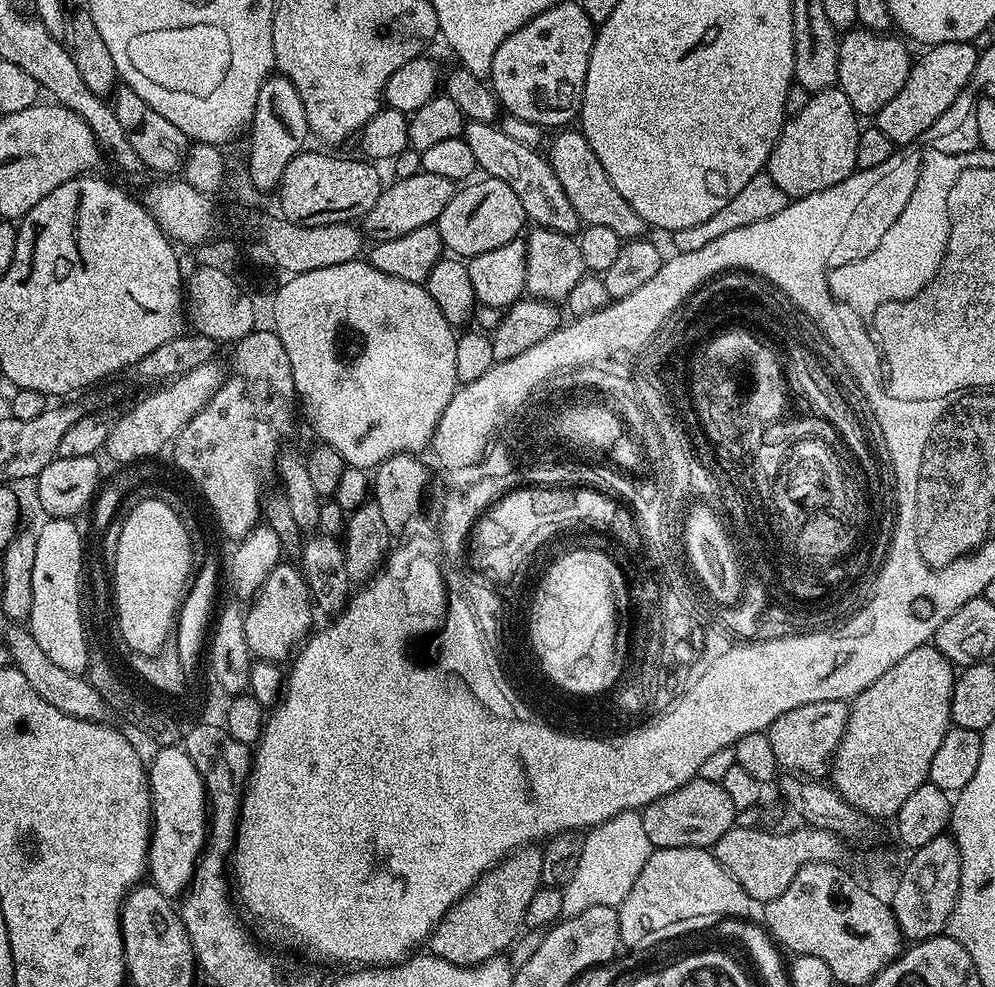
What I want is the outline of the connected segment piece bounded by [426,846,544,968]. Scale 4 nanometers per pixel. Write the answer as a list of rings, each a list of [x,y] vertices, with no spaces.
[[[536,846],[511,852],[436,923],[435,930],[426,941],[427,951],[459,968],[473,968],[475,964],[507,953],[524,924],[530,898],[534,898],[542,886],[543,857],[543,851]]]

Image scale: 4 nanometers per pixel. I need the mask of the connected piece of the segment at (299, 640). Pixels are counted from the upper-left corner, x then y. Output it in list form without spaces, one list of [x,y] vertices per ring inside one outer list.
[[[281,562],[274,570],[270,570],[270,578],[266,578],[266,582],[260,586],[259,592],[249,604],[244,613],[246,645],[256,660],[284,662],[286,659],[285,661],[287,661],[313,631],[312,612],[314,613],[314,605],[312,595],[308,593],[304,577],[295,563]]]

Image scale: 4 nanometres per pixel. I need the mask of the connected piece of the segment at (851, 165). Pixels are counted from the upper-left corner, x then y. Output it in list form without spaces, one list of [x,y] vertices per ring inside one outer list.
[[[839,86],[813,92],[804,109],[785,119],[776,148],[766,165],[768,176],[774,178],[781,190],[786,190],[789,198],[809,196],[830,186],[838,186],[838,182],[850,178],[857,171],[861,131],[862,124],[854,106],[850,106],[850,98],[846,98]]]

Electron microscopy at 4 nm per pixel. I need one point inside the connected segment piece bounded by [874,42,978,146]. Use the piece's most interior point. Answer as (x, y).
(934, 81)

